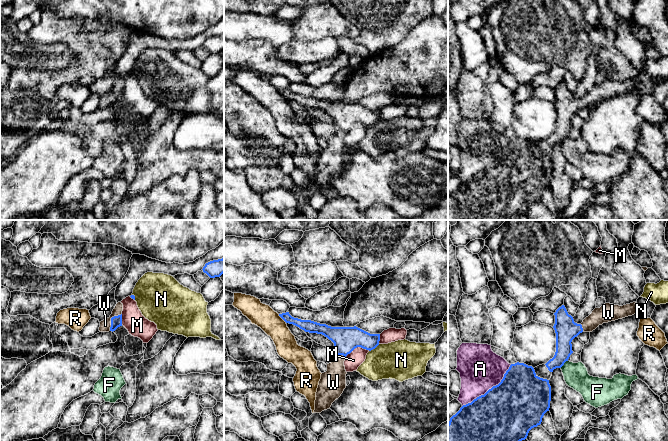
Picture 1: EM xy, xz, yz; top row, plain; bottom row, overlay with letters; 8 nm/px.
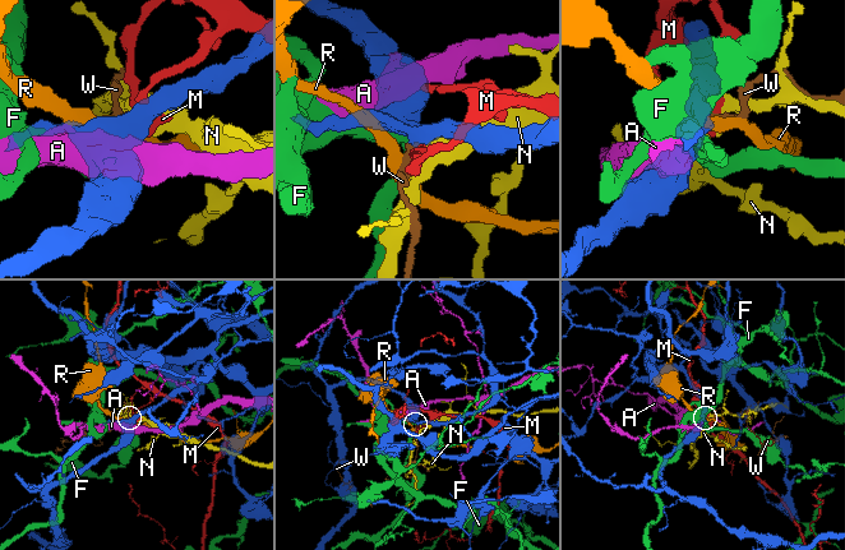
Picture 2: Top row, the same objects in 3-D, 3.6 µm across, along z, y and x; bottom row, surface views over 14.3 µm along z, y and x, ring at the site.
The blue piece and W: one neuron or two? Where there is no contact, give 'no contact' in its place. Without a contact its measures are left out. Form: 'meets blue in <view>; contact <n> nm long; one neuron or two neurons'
meets blue in xy; contact 170 nm long; one neuron

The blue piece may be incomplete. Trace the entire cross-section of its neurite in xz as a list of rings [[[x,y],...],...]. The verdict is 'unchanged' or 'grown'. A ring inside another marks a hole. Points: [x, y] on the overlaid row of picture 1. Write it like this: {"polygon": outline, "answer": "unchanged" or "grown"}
{"polygon": [[[289,312],[279,314],[289,324],[293,324],[305,332],[322,334],[334,343],[336,358],[327,364],[327,371],[321,374],[316,392],[314,413],[330,409],[346,388],[346,356],[355,348],[361,347],[373,350],[379,345],[380,334],[370,334],[356,326],[331,327],[311,320],[301,320],[292,317]]], "answer": "grown"}

